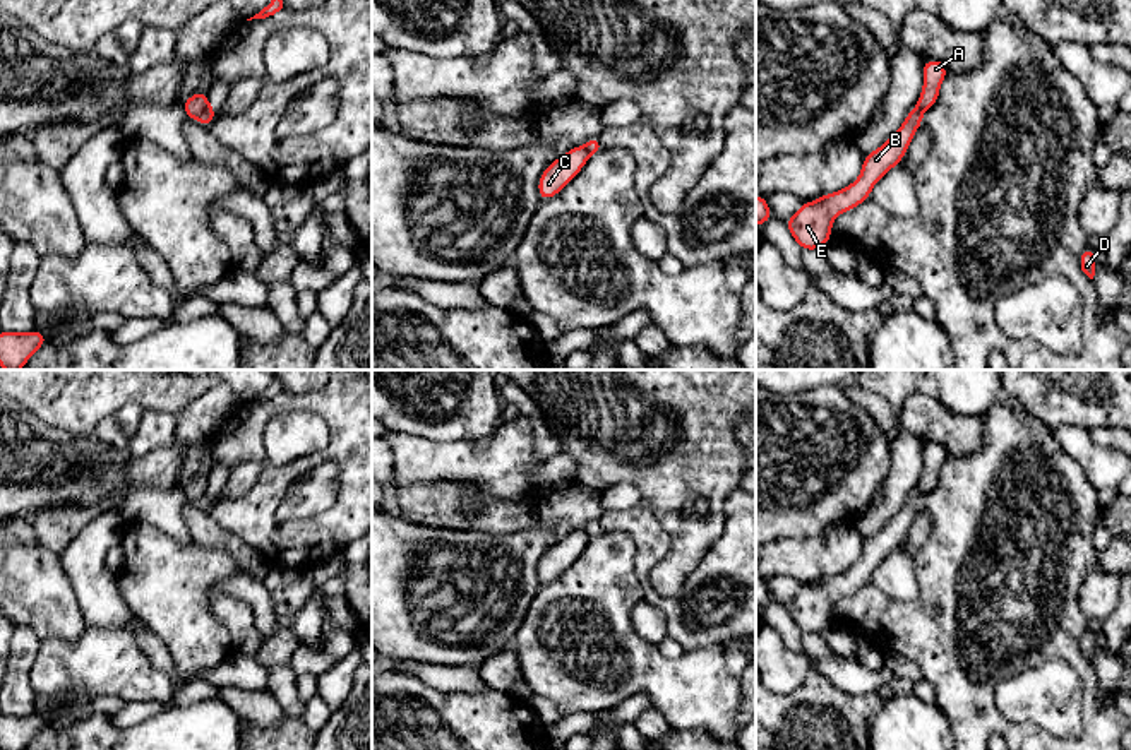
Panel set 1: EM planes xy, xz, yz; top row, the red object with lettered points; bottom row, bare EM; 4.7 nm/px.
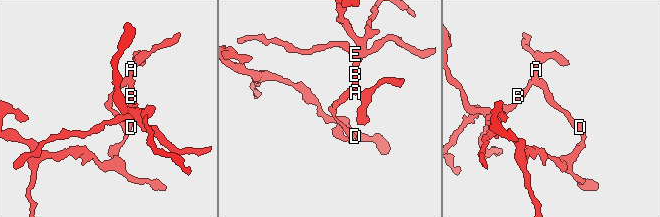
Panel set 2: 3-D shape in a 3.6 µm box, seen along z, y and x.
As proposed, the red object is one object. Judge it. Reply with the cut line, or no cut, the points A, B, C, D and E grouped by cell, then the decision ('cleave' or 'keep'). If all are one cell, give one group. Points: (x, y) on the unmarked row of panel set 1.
cut xy (208, 488), (197, 502); groups A C D / B E; cleave

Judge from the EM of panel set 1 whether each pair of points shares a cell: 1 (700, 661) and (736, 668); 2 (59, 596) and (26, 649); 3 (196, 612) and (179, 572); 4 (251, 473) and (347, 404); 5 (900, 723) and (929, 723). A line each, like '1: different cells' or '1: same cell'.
1: different cells
2: different cells
3: same cell
4: different cells
5: same cell

